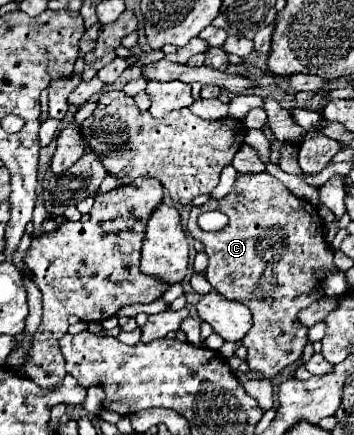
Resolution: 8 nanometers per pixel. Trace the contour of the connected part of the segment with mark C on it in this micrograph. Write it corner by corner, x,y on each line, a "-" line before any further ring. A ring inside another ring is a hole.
238,173
232,191
222,199
210,199
200,207
190,209
188,231
194,239
204,243
204,251
210,257
206,277
210,285
222,293
226,299
240,301
252,311
252,329
242,339
242,345
248,349
248,365
254,371
260,371
266,379
272,379
284,367
300,359
304,345
308,343
308,327
298,321
298,311
310,307
312,303
326,297
320,287
318,271
336,273
334,253
320,233
320,217
312,205
304,199
292,195
274,175
262,173
-
202,211
222,211
228,217
228,225
222,231
208,233
198,227
198,215

